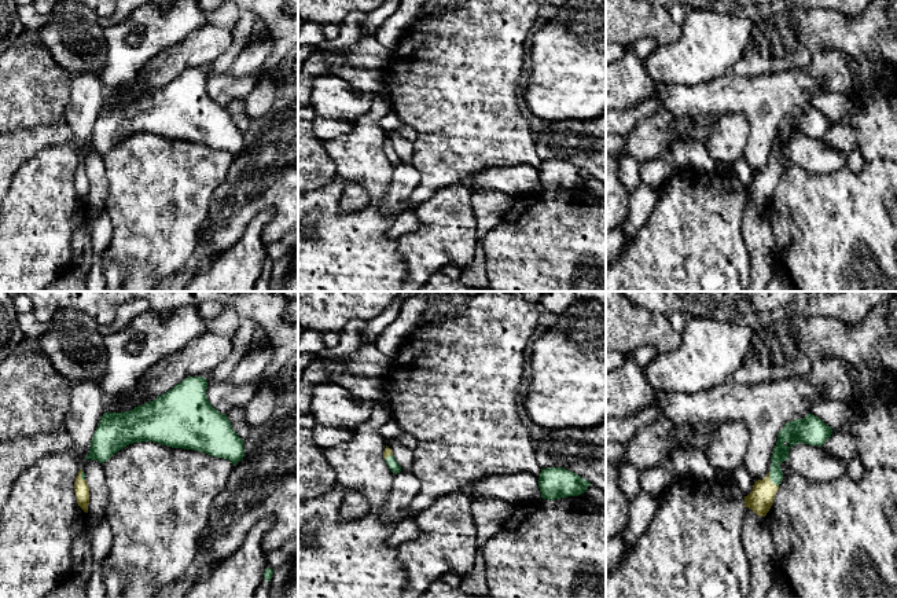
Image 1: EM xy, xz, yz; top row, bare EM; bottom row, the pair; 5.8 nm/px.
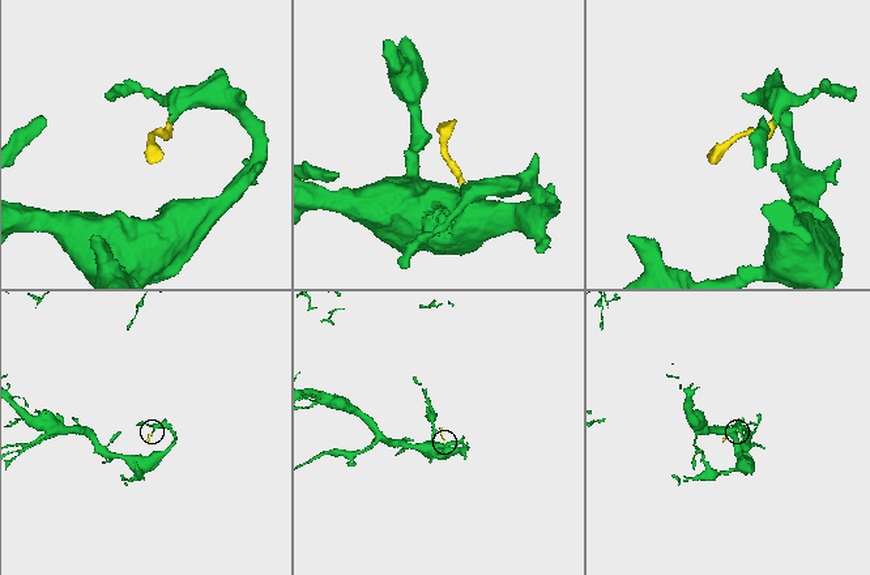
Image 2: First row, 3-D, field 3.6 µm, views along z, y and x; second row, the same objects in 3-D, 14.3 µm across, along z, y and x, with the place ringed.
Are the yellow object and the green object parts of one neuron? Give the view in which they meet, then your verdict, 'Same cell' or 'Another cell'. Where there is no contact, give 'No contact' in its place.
Touches yellow in yz. Same cell

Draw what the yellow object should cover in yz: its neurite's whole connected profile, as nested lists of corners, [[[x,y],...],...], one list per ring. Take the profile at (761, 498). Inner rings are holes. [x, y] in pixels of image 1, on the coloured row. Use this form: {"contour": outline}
{"contour": [[[813,414],[787,422],[777,434],[769,473],[754,483],[753,491],[745,496],[745,507],[751,509],[757,516],[765,517],[783,480],[780,463],[788,459],[790,448],[798,443],[821,447],[831,434],[832,429]]]}

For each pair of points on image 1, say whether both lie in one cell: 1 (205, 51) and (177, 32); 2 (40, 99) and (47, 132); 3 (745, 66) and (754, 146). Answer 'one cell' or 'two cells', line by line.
1: two cells
2: one cell
3: two cells

